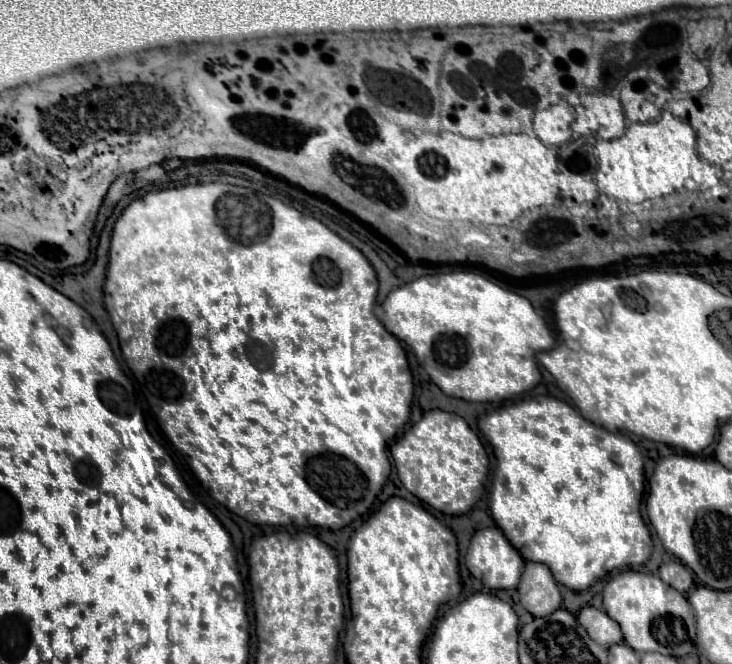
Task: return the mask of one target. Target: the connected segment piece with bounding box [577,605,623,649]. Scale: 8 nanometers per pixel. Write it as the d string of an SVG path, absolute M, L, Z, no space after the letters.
M585 605L577 611L577 621L585 627L585 631L589 633L589 637L593 641L597 641L601 647L609 647L613 643L621 643L623 635L621 635L621 627L609 619L609 615L593 605Z

